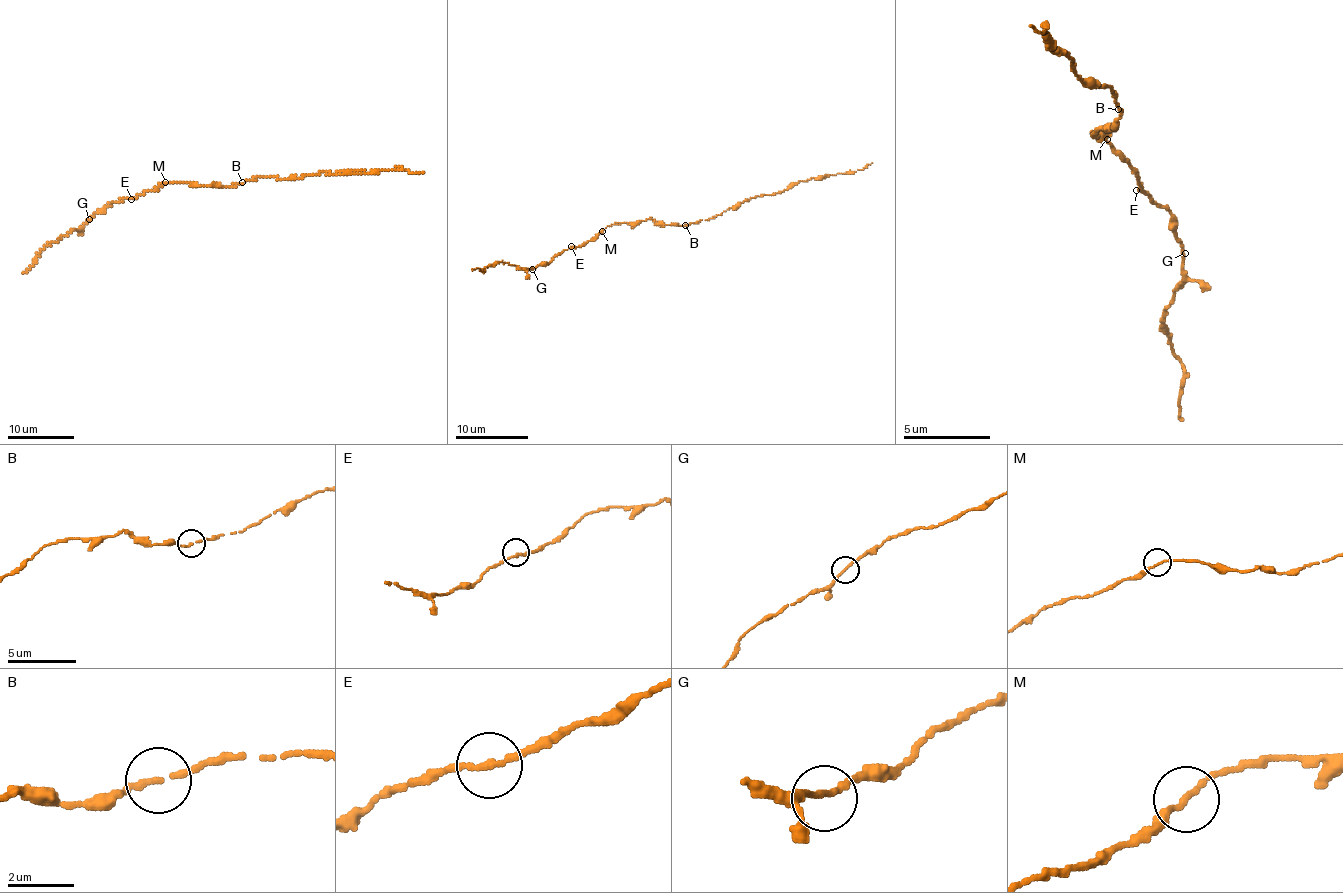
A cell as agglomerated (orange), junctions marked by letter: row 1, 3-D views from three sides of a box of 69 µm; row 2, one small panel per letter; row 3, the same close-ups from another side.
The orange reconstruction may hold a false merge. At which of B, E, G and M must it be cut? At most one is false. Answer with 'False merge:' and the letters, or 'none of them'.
False merge: none of them

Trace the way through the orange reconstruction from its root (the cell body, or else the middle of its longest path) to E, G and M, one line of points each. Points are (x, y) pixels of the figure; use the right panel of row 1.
E: (1095, 135), (1095, 139), (1098, 135), (1090, 134), (1103, 138), (1120, 160), (1127, 161), (1139, 183), (1136, 190)
G: (1095, 135), (1095, 139), (1098, 135), (1090, 134), (1103, 138), (1127, 161), (1140, 191), (1163, 206), (1185, 253)
M: (1095, 135), (1095, 139), (1098, 135), (1095, 138), (1093, 131), (1090, 134), (1107, 139)

